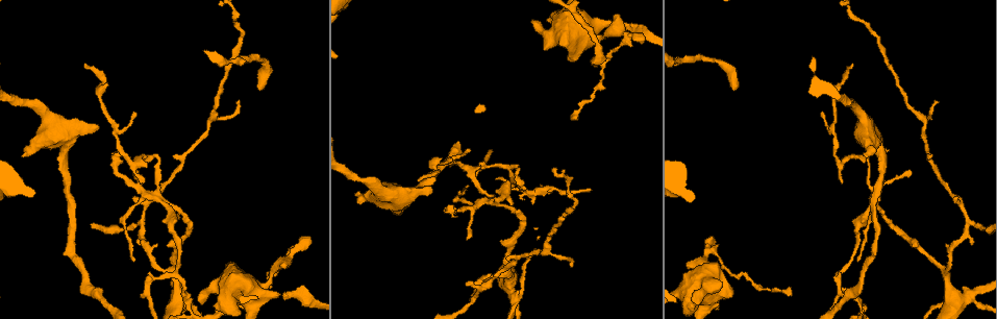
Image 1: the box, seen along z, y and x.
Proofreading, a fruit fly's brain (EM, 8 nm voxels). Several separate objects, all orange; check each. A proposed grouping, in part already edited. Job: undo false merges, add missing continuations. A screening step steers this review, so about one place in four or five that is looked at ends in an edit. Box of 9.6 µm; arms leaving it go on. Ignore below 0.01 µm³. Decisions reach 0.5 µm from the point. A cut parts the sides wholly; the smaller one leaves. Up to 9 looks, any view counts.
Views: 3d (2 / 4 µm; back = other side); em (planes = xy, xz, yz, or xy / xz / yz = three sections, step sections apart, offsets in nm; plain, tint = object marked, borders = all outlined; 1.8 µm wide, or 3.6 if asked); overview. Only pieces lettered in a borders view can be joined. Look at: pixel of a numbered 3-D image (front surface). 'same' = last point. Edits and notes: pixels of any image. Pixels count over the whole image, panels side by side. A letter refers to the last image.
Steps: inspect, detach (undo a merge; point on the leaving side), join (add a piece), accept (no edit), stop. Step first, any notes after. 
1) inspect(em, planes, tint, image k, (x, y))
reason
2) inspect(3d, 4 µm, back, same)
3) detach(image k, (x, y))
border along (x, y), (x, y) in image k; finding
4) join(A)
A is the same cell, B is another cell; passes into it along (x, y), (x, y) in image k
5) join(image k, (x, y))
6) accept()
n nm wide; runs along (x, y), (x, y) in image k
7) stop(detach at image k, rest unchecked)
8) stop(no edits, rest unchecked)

inspect(em, planes, tint, image 1, (99, 127))
free end

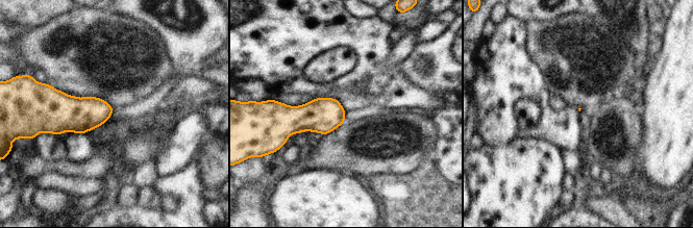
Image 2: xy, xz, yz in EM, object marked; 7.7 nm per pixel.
inspect(em, planes, borders, same)
see the neighbours

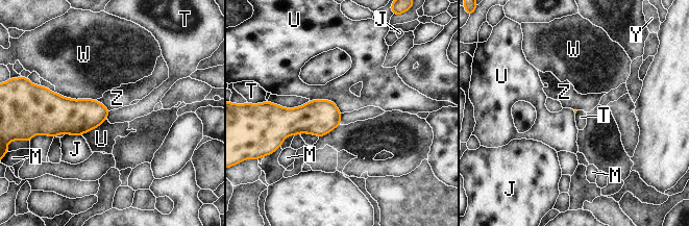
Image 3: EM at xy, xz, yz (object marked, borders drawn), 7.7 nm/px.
accept()
J, M, T, U, W, Y and Z are other cells; border along (342, 114), (340, 124) in image 3; no lettered piece goes on from it

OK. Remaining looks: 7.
inspect(3d, 4 µm, image 1, (737, 88))
branch stops here

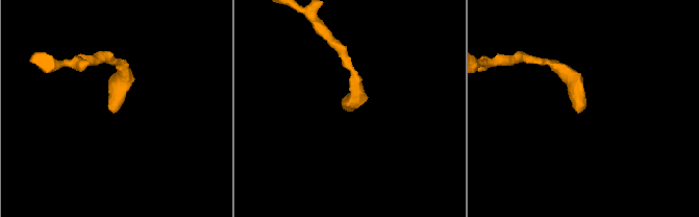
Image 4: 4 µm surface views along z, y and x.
inspect(em, planes, borders, image 4, (115, 111))
need the tissue

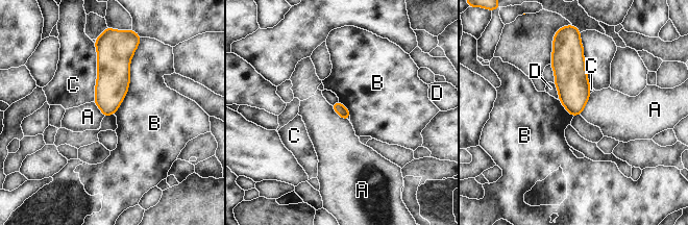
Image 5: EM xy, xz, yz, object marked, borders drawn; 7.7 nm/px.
accept()
A, B, C and D are other cells; border along (139, 46), (128, 91), (113, 114) in image 5; no lettered piece goes on from it

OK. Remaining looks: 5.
inspect(3d, 4 µm, image 1, (292, 253))

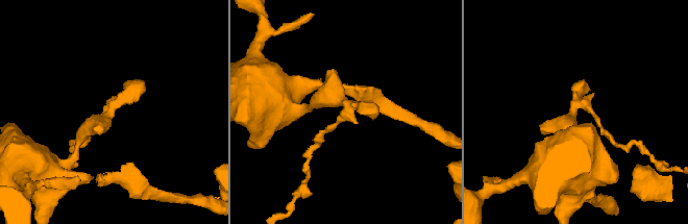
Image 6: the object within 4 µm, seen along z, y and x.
inspect(em, 3.6 µm, planes, tint, image 6, (344, 105))

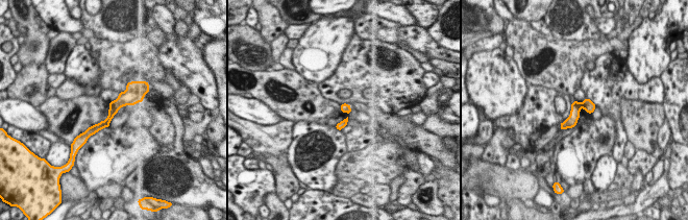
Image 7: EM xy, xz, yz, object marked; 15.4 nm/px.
inspect(em, 3.6 µm, planes, borders, same)
see the neighbours

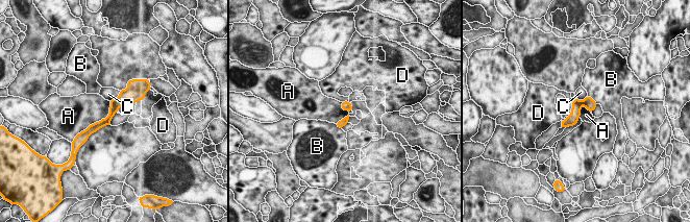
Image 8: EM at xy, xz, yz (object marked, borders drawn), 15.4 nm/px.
detach(image 8, (588, 102))
A, B, C and D are other cells; border along (580, 101), (582, 104) in image 8; a second neuron is stuck on

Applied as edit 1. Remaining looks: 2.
stop(detach at image 8, rest unchecked)

